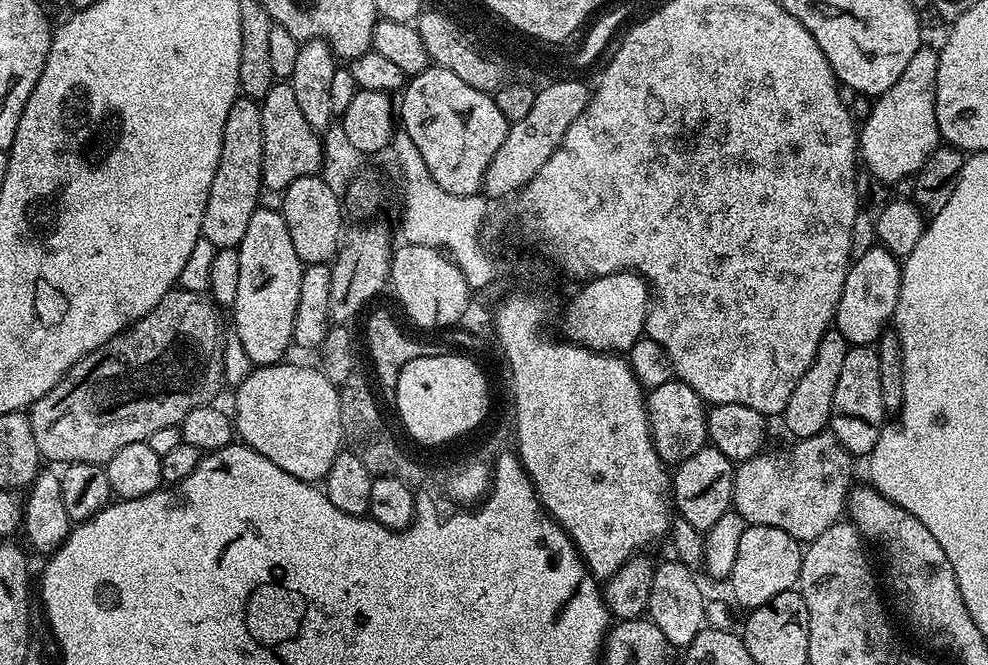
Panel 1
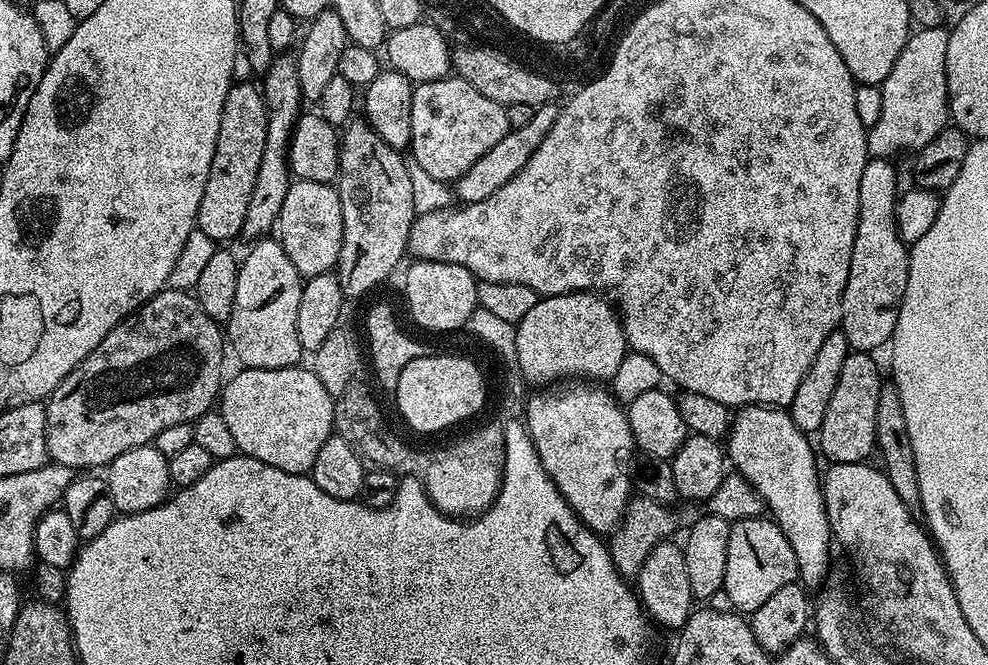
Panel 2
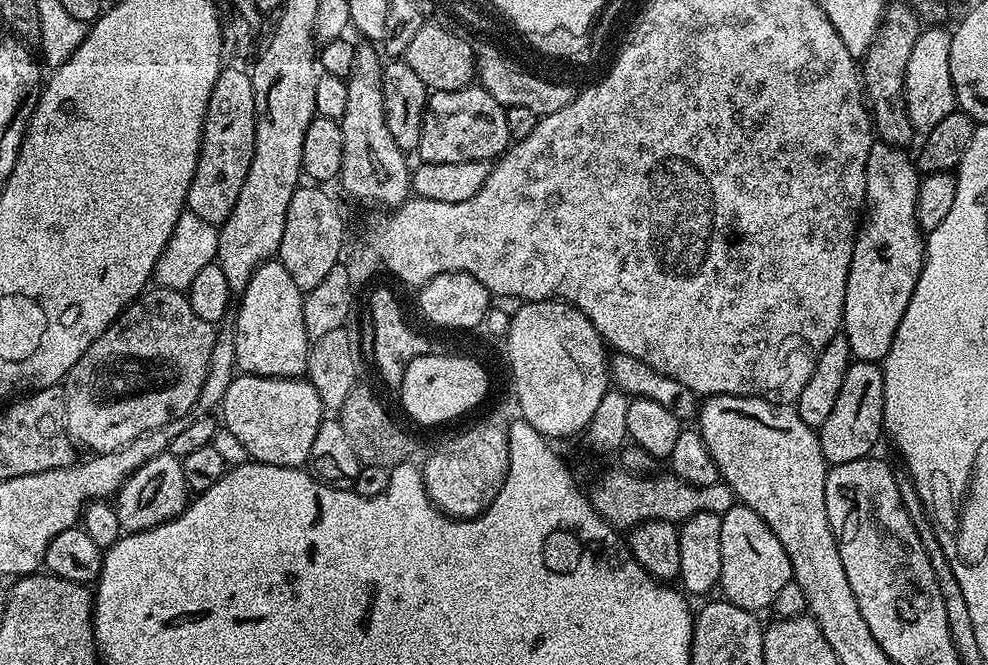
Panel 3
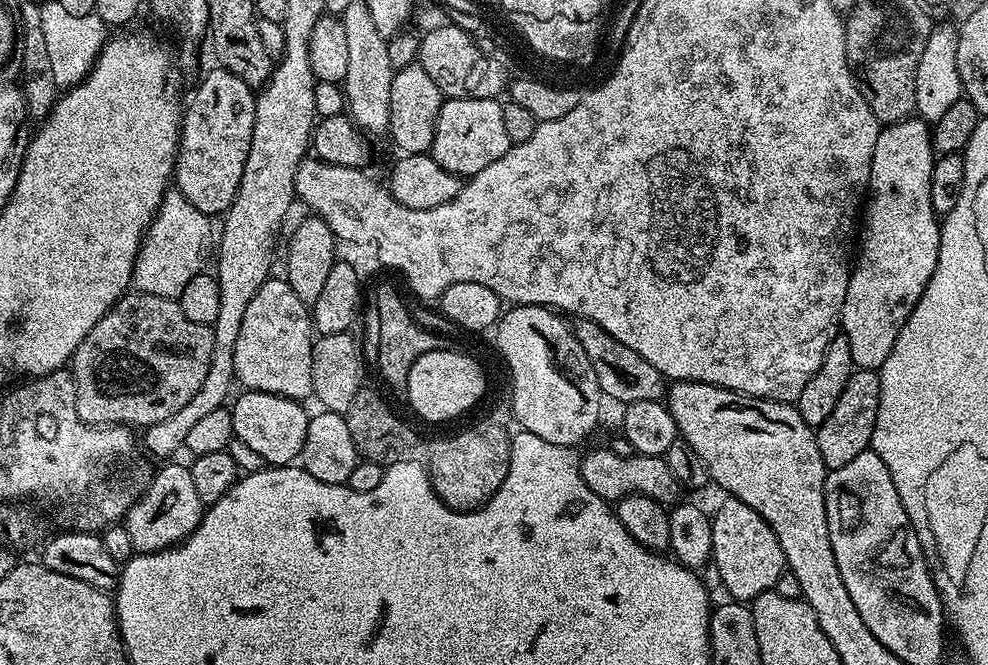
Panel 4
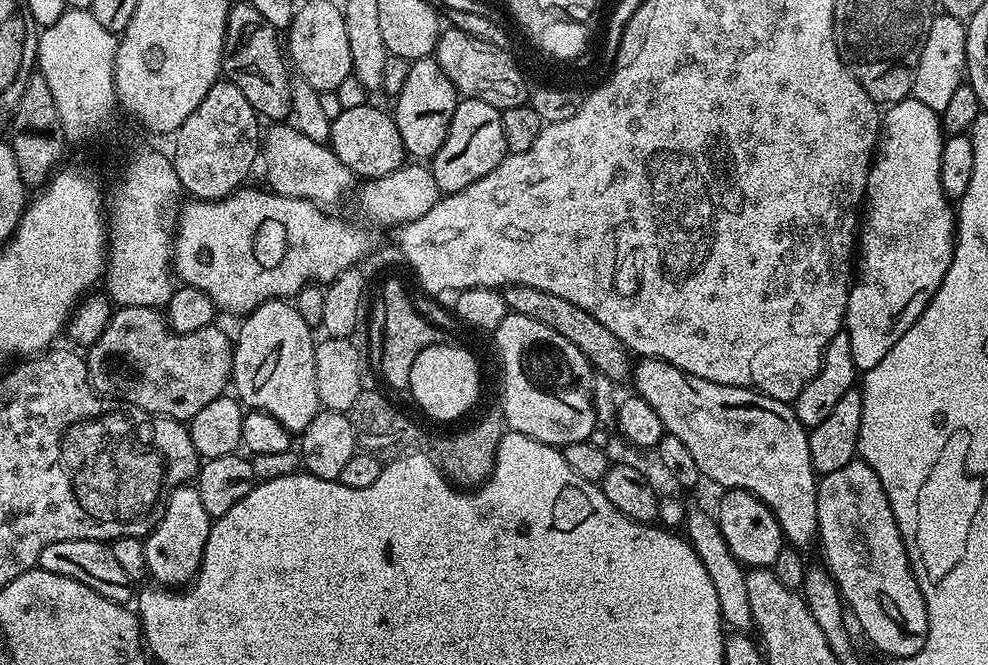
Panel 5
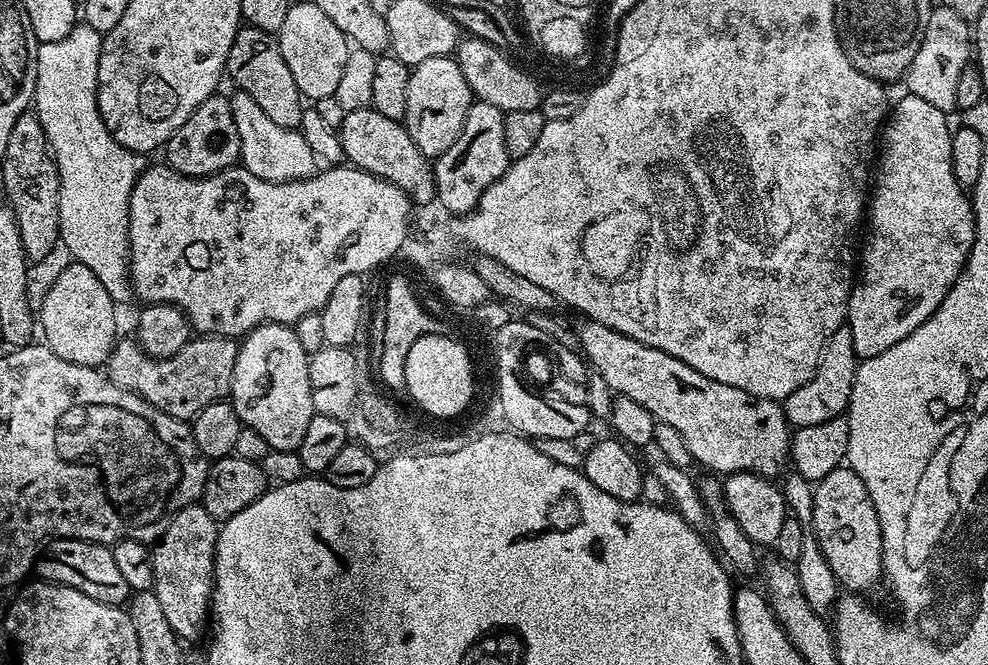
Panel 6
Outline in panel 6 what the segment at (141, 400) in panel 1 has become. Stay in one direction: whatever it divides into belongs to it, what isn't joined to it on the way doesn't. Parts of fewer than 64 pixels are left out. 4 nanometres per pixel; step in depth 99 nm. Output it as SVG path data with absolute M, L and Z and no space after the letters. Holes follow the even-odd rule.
M200 334L182 350L165 360L147 356L135 339L117 339L106 363L106 375L112 384L122 386L150 402L158 410L188 422L206 406L224 400L232 390L237 341L230 336Z

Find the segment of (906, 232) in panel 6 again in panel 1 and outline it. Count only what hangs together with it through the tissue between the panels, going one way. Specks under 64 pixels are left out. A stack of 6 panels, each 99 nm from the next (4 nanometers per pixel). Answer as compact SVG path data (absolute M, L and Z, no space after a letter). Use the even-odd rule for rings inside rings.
M871 247L861 256L859 253L849 263L846 282L842 286L842 298L836 307L834 326L852 346L875 345L896 314L896 303L900 293L901 261L882 247Z

